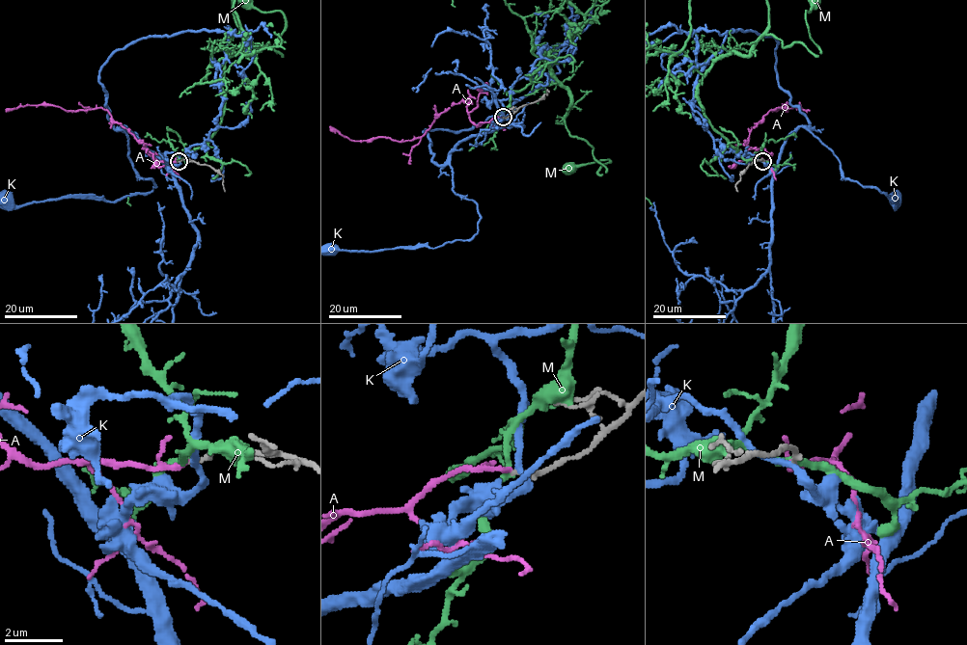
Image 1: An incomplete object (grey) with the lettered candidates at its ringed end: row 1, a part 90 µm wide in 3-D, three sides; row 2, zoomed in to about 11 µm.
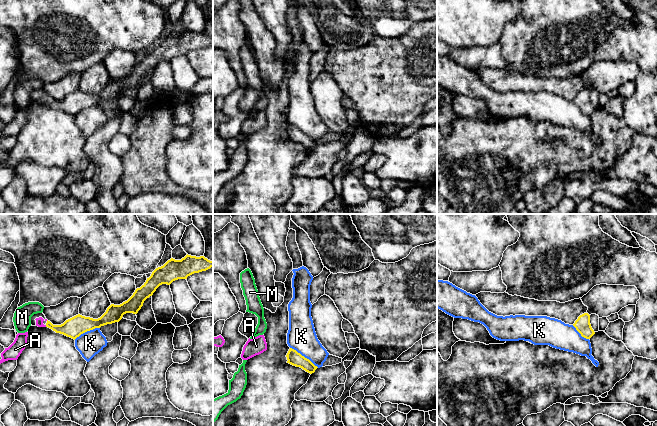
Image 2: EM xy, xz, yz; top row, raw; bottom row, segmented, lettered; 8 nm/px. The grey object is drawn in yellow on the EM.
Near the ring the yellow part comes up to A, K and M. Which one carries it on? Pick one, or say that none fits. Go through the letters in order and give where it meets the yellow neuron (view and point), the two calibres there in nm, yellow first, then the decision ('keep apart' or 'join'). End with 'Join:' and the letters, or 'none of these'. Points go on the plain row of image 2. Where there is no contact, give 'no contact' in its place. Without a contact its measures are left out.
A: no contact | join
K: xz (303, 132) | 120/240 nm | keep apart
M: no contact | keep apart
Join: A

